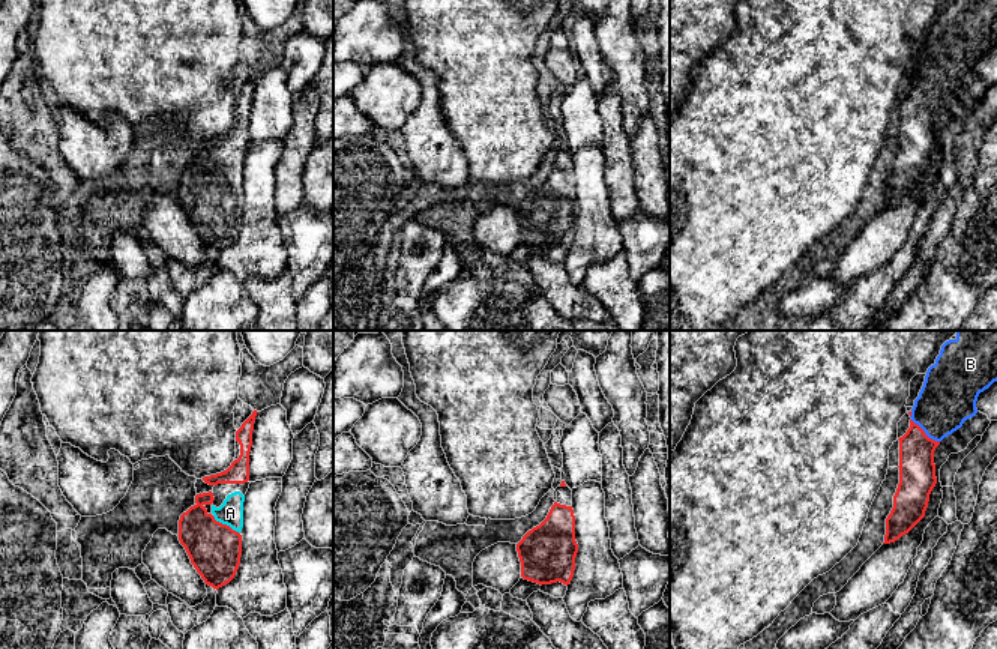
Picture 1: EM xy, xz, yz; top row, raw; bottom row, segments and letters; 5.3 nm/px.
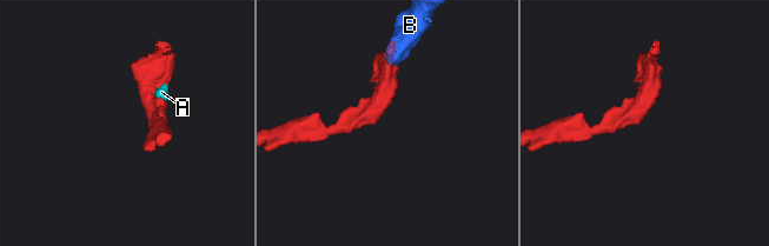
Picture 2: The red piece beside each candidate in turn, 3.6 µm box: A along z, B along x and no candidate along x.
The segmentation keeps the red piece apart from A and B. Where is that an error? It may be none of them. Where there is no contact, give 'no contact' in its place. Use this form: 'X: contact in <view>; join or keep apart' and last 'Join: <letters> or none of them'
A: contact in xy; join
B: contact in yz; join
Join: A, B

